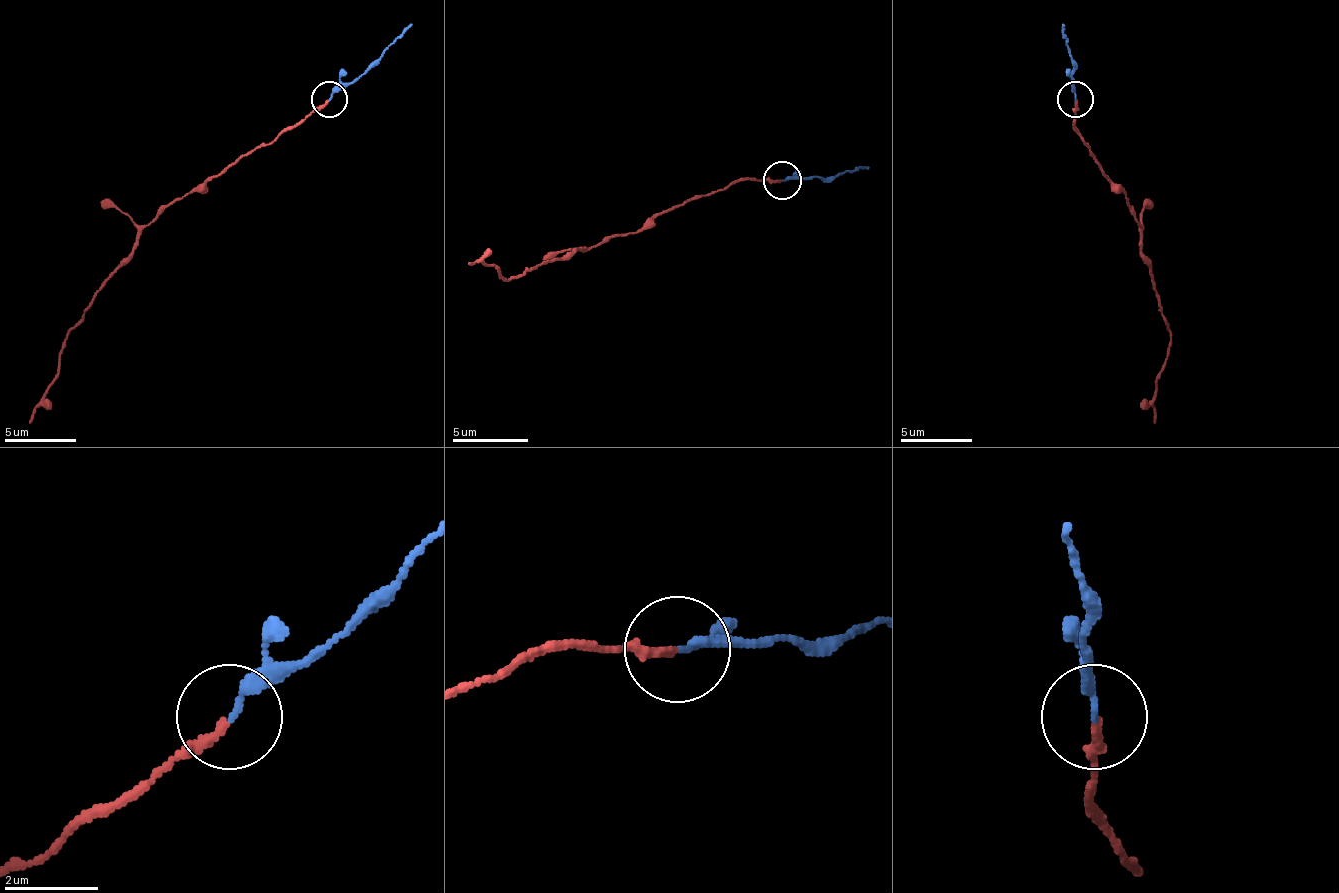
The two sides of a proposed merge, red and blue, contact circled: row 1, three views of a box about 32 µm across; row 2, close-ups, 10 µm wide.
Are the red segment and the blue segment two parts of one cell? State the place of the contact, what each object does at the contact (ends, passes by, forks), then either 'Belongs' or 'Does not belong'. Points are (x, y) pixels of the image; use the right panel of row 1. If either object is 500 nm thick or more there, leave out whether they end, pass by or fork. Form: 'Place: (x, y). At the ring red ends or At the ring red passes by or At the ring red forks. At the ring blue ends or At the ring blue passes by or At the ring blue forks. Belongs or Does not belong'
Place: (1075, 99). At the ring red ends. At the ring blue ends. Belongs

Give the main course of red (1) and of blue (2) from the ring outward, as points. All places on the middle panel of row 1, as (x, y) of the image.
1: (781, 179), (735, 179), (622, 236), (592, 247), (577, 247), (509, 281), (494, 266), (468, 262)
2: (781, 179), (830, 179), (868, 168)

